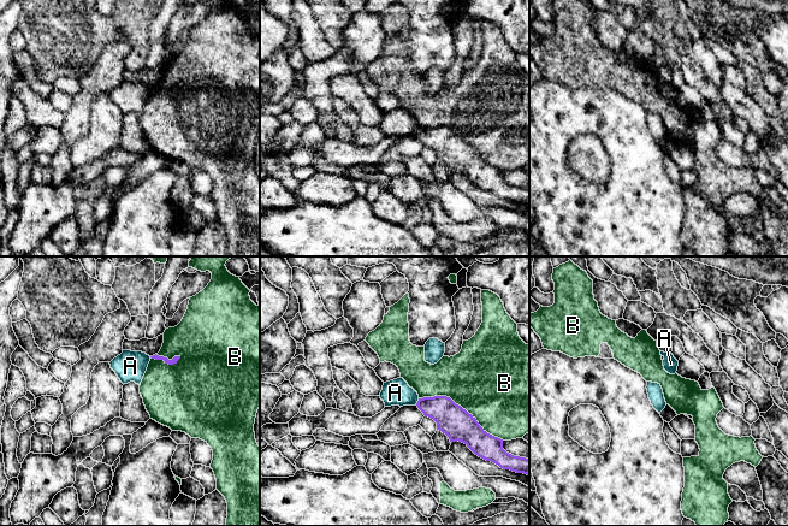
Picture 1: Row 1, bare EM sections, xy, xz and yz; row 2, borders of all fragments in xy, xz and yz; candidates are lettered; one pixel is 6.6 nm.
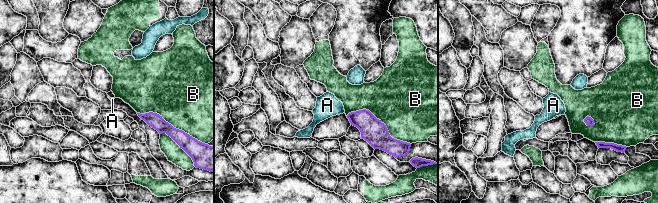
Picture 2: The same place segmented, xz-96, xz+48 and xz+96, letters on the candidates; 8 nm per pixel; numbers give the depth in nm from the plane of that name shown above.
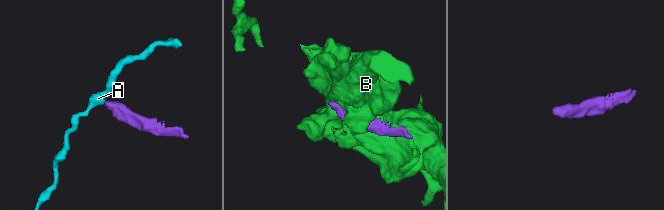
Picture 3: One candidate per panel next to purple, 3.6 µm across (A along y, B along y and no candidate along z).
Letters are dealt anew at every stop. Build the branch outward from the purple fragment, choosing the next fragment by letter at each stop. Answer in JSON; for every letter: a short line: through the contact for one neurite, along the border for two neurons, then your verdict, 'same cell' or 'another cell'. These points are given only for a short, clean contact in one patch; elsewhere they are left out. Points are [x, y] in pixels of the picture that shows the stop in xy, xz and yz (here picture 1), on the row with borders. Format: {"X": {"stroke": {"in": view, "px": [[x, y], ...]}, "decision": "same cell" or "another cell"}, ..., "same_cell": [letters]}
{"A": {"stroke": {"in": "xz", "px": [[419, 399], [415, 405]]}, "decision": "another cell"}, "B": {"decision": "another cell"}, "same_cell": []}

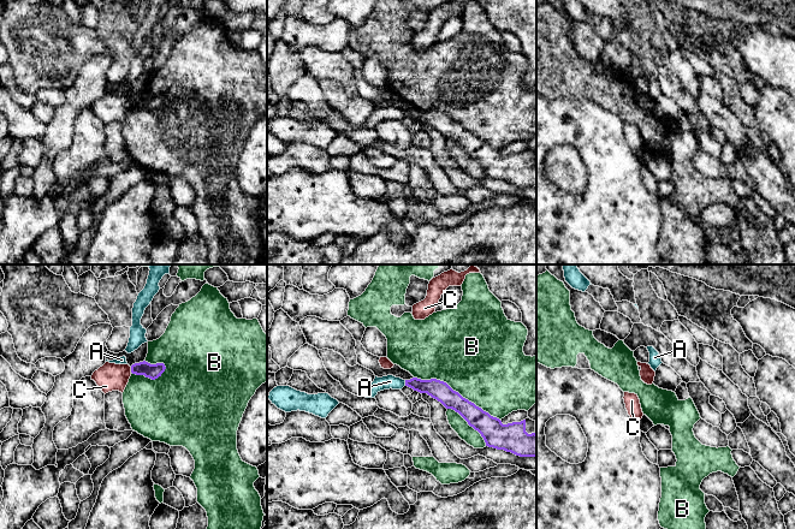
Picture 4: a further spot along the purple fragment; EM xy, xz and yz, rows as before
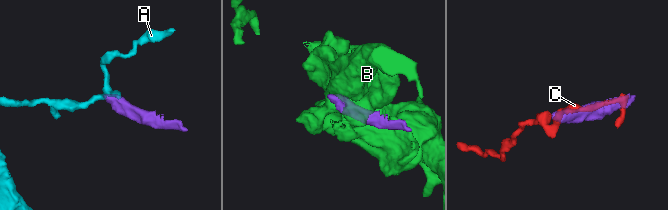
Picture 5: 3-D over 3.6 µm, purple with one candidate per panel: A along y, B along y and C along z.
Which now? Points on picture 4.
{"A": {"stroke": {"in": "xz", "px": [[404, 380], [405, 385]]}, "decision": "another cell"}, "B": {"decision": "another cell"}, "C": {"stroke": {"in": "xy", "px": [[130, 367], [131, 372]]}, "decision": "another cell"}, "same_cell": []}

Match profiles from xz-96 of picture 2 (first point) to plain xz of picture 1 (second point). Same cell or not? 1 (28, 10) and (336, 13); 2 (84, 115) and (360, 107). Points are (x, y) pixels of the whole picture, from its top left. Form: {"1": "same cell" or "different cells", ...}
{"1": "different cells", "2": "different cells"}

